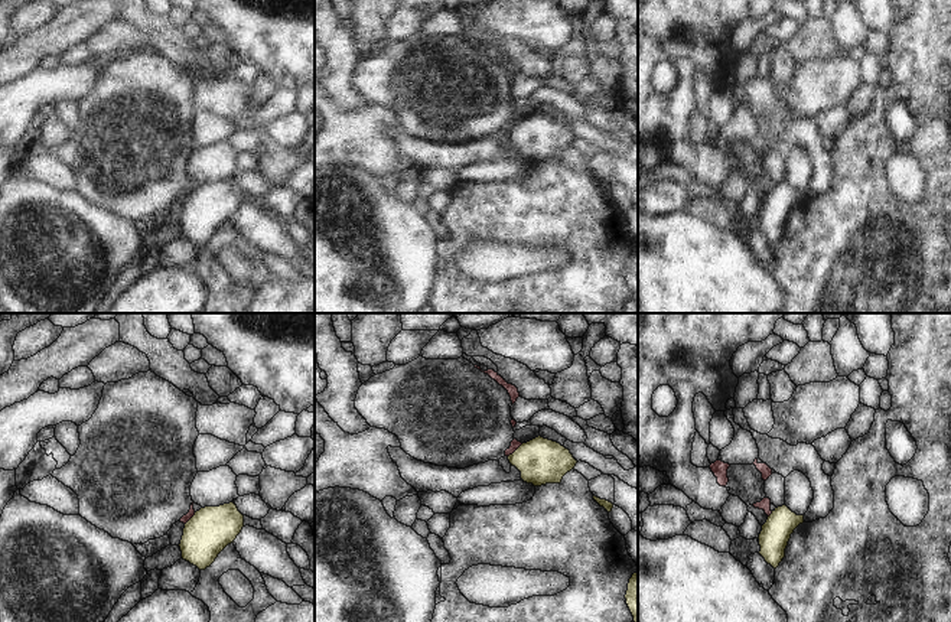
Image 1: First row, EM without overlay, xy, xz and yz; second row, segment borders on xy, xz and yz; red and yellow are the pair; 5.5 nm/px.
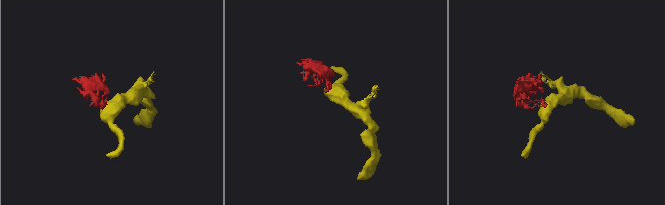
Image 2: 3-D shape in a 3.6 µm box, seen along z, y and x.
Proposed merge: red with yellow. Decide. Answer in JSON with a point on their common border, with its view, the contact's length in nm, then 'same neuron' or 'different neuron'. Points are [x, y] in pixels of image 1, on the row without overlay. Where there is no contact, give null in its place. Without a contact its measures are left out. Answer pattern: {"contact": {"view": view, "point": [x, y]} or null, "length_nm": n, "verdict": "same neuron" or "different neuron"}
{"contact": {"view": "xz", "point": [515, 126]}, "length_nm": 120, "verdict": "different neuron"}

